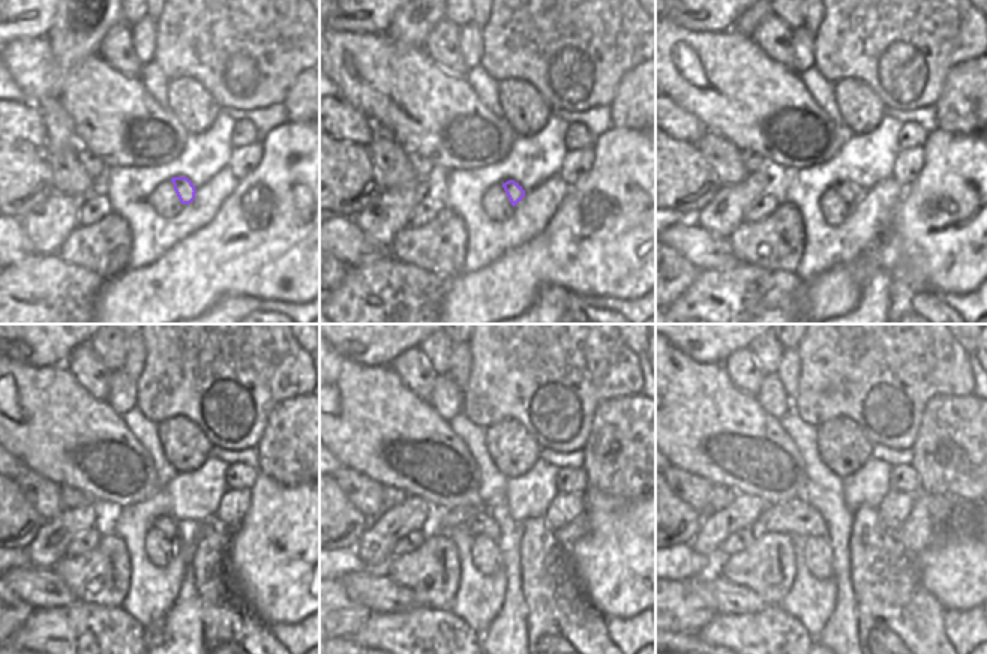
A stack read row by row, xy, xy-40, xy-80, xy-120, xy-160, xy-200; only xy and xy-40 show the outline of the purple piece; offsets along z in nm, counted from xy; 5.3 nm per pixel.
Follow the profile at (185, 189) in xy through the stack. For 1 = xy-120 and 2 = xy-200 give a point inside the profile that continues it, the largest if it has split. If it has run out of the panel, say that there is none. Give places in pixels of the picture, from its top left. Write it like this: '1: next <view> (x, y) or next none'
1: next xy-120 (167, 525)
2: next xy-200 (791, 518)

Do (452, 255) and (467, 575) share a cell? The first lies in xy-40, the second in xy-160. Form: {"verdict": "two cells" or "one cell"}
{"verdict": "two cells"}

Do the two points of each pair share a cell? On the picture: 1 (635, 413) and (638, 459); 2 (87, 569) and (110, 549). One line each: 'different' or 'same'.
1: same
2: same

